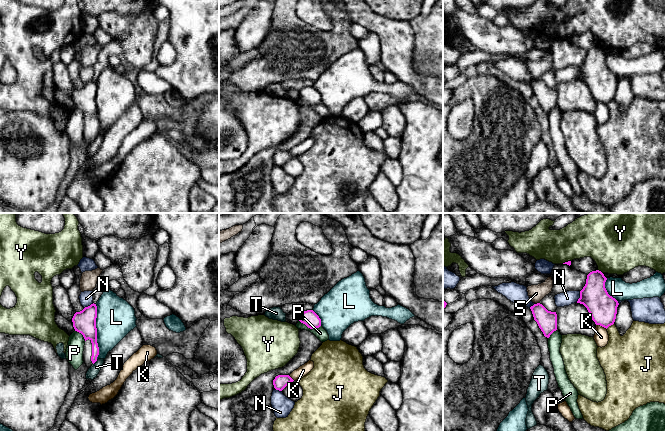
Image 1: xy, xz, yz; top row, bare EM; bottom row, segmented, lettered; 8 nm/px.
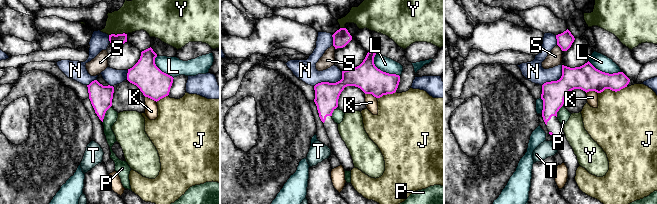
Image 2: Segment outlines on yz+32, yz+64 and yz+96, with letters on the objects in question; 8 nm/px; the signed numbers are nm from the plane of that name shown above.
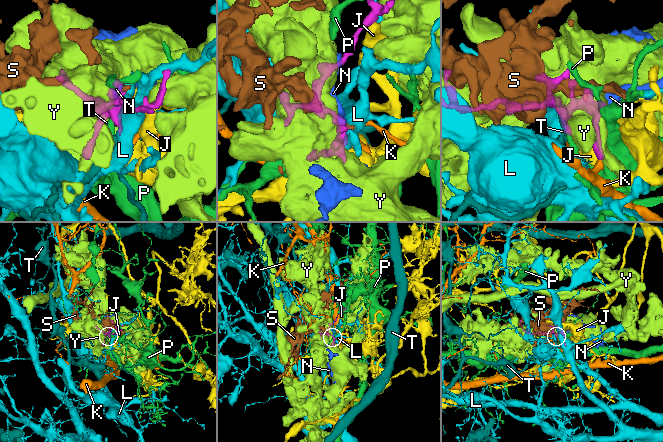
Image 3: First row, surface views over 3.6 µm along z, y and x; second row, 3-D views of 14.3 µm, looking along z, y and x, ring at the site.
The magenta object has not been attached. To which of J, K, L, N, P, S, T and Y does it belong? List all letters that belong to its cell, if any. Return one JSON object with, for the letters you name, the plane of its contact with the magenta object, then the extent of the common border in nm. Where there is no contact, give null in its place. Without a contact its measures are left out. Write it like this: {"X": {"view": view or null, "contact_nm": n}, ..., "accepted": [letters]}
{"accepted": []}

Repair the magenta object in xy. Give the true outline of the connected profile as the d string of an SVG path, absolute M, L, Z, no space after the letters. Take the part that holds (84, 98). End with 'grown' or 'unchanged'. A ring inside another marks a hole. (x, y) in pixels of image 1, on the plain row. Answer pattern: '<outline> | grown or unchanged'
M94 79L76 88L72 94L75 107L81 109L85 115L83 137L88 145L97 137L99 131L96 94L97 82Z | grown

